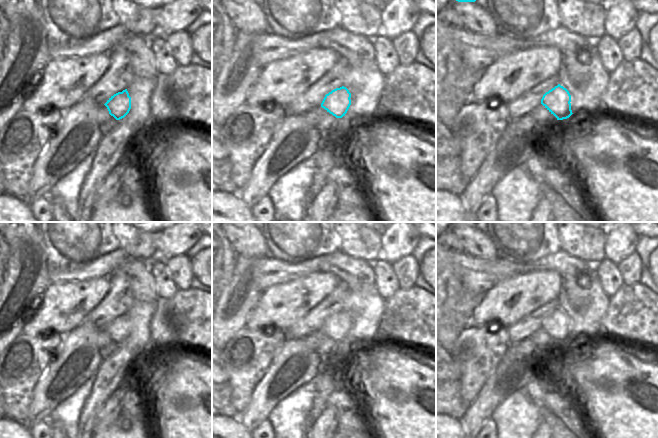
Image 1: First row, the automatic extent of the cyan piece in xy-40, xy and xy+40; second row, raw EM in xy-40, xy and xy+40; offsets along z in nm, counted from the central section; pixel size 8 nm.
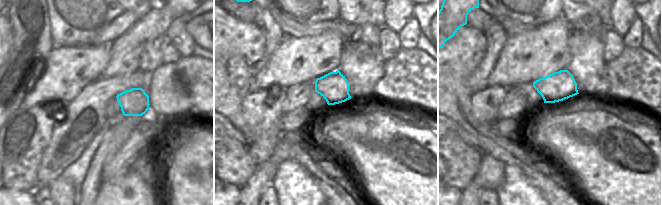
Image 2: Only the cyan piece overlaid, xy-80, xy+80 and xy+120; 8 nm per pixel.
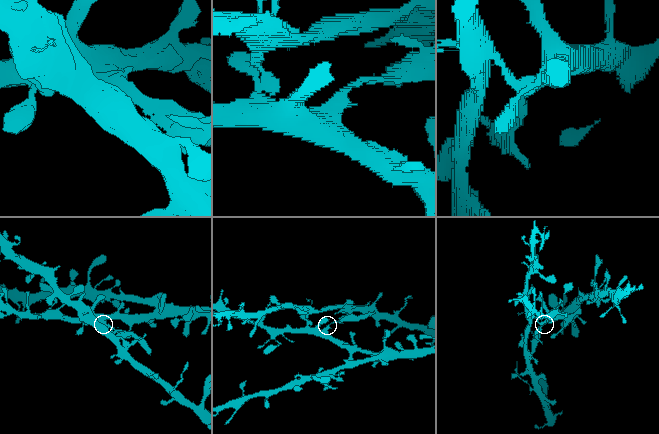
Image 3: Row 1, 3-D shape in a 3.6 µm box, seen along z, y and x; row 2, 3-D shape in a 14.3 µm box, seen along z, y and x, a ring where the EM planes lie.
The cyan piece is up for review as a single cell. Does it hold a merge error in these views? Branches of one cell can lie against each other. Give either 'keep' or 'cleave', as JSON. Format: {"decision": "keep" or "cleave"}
{"decision": "cleave"}

